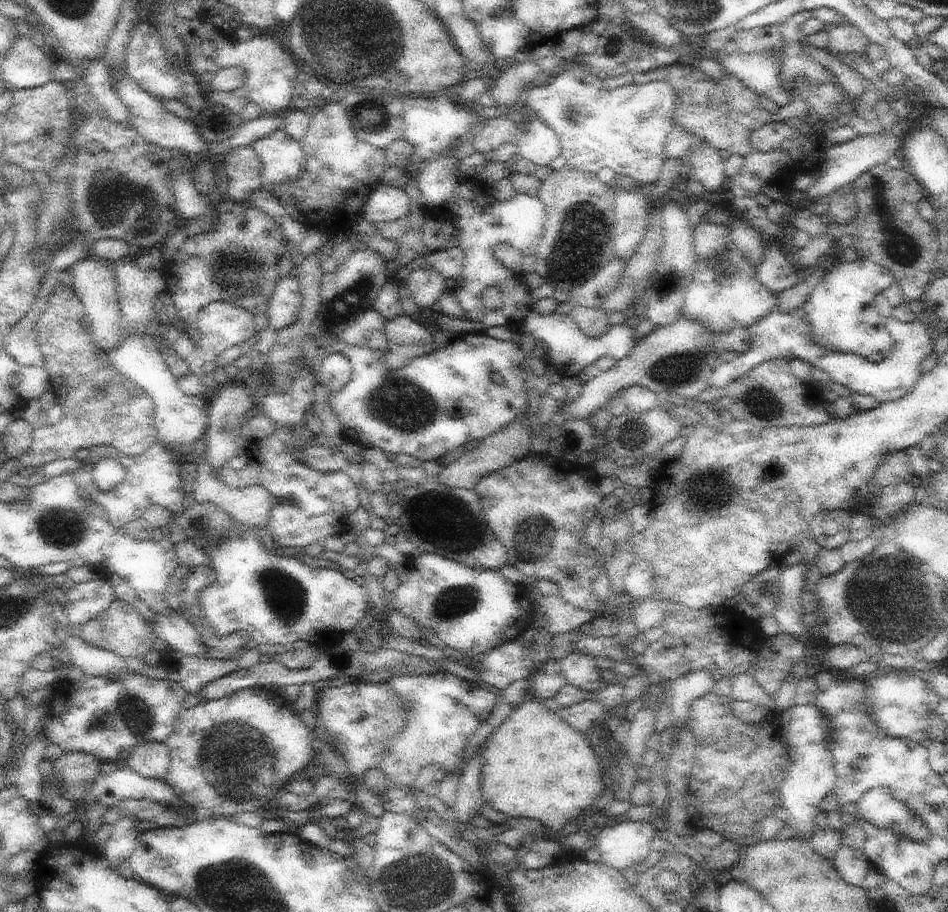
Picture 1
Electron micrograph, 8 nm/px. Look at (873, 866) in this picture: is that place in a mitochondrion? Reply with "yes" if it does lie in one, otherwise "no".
no

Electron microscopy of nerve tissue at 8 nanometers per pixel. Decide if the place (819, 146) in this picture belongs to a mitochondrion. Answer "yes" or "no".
no

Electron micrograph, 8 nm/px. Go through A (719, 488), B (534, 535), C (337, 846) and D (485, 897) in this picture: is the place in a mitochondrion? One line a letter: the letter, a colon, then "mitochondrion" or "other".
A: mitochondrion
B: mitochondrion
C: other
D: other

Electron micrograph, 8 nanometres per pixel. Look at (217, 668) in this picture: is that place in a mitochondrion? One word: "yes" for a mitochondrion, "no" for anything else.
no

